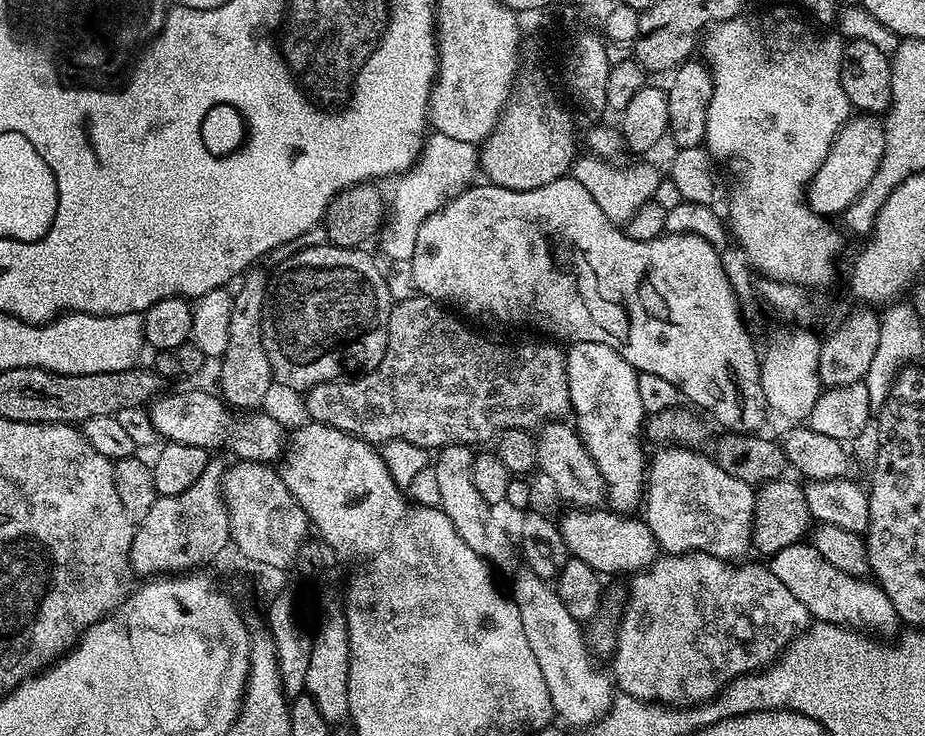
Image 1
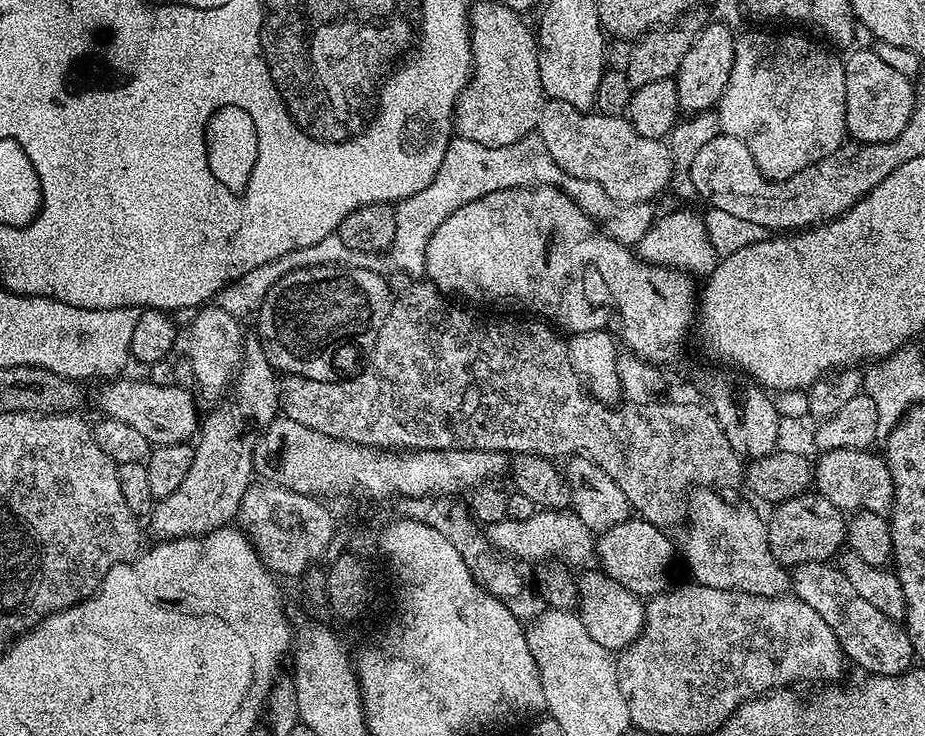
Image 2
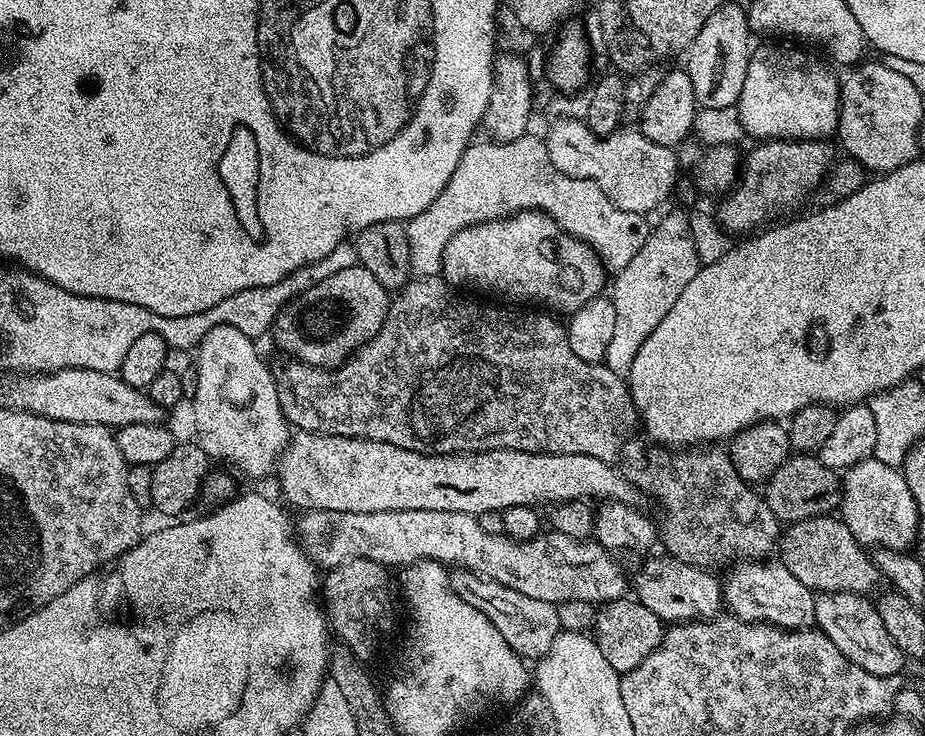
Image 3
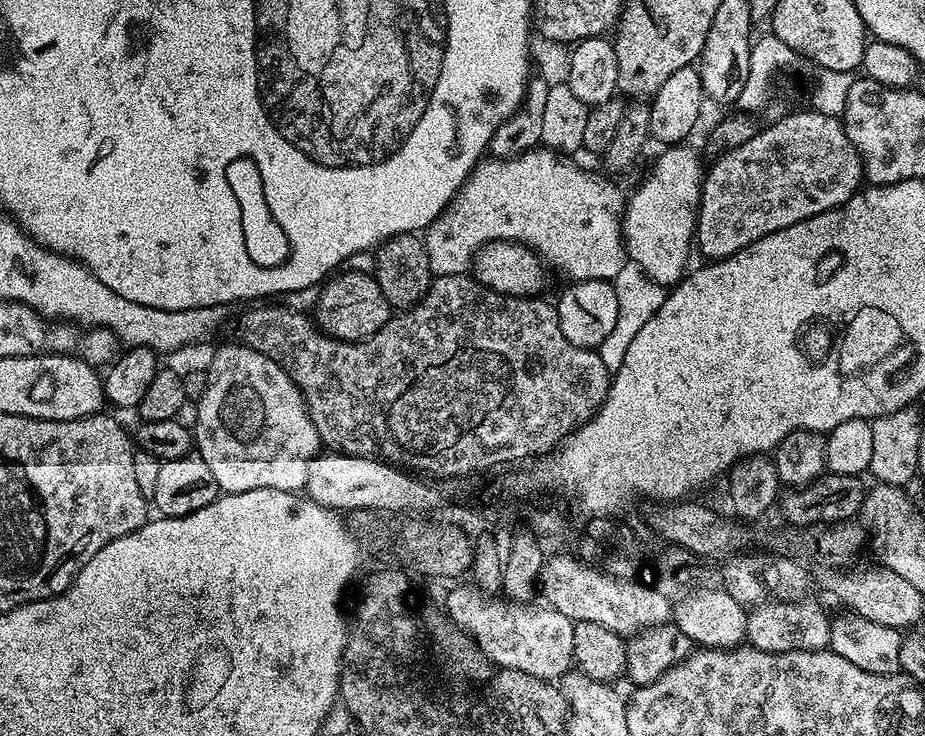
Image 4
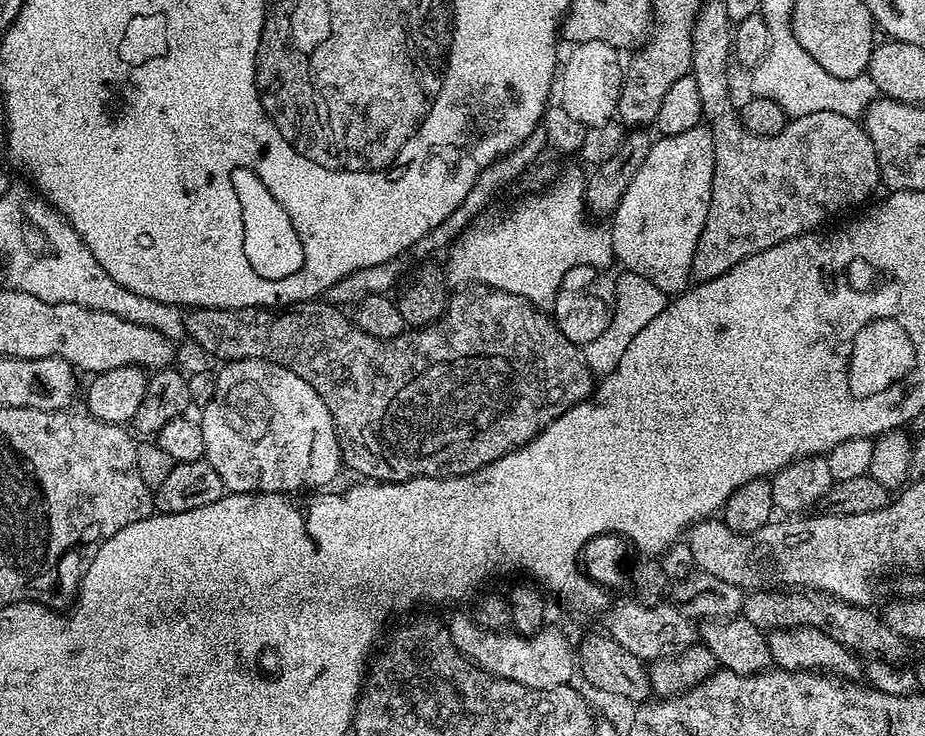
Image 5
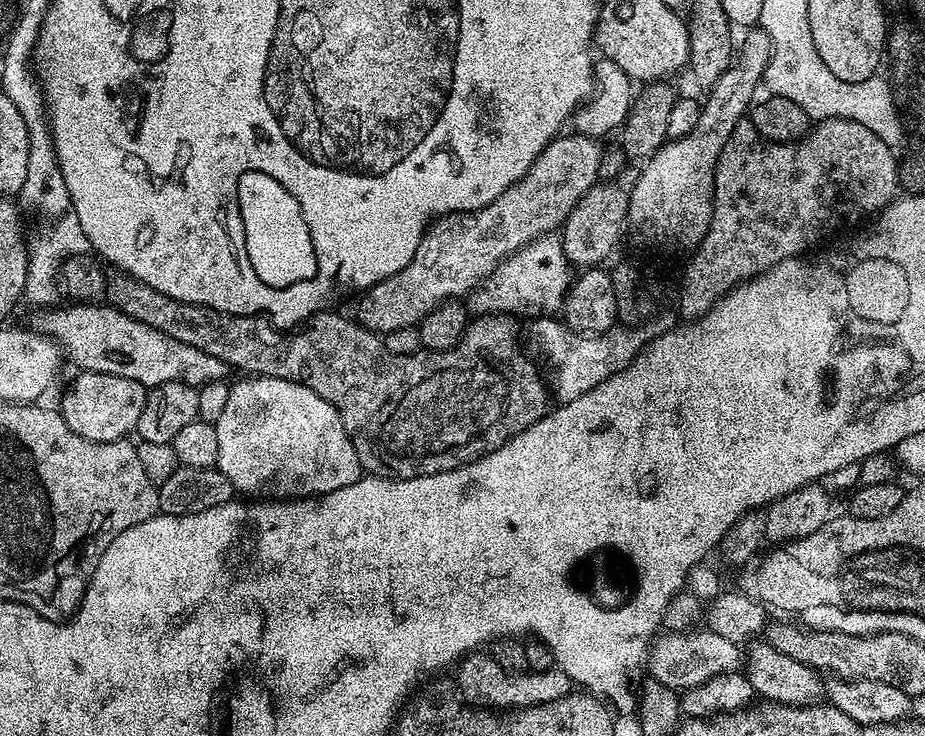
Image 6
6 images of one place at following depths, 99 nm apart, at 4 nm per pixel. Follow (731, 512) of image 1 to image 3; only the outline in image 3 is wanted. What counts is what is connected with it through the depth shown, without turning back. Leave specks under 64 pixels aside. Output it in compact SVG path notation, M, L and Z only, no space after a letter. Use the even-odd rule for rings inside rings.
M774 560L748 562L732 571L722 584L723 603L740 620L768 623L788 631L806 630L815 625L815 593L794 578L784 564Z

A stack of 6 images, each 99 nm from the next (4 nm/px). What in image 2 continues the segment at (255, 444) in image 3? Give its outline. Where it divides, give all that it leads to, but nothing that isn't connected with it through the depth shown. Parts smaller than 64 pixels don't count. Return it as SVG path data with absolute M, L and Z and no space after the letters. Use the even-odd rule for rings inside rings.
M204 306L193 315L192 323L187 325L186 357L193 363L194 378L199 391L204 391L204 396L208 400L217 399L216 401L219 401L225 395L226 389L236 375L237 368L240 367L240 357L244 351L240 324L241 321L237 317L226 314L226 310L222 310L220 307Z

